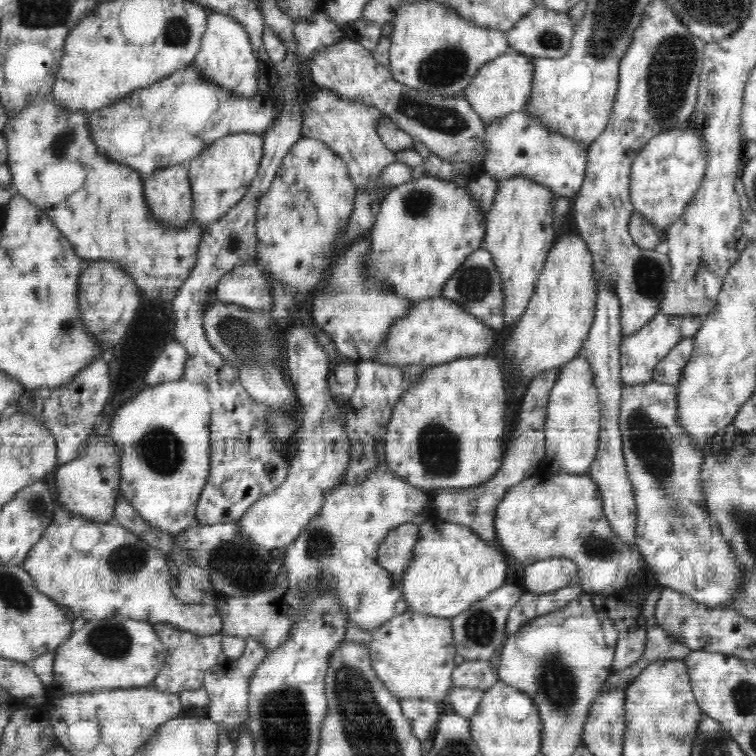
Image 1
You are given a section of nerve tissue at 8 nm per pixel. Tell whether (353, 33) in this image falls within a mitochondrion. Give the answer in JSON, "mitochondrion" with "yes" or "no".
{"mitochondrion":"no"}

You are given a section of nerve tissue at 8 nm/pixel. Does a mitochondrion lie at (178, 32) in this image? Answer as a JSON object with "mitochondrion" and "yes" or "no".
{"mitochondrion":"yes"}

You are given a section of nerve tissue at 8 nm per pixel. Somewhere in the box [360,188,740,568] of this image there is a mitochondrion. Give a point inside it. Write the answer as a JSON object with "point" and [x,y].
{"point":[648,439]}

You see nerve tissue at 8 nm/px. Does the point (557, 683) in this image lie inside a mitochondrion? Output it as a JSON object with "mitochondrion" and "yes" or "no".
{"mitochondrion":"yes"}

